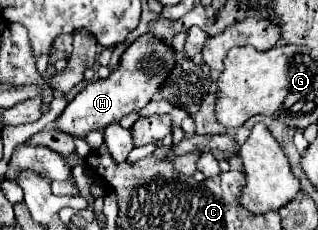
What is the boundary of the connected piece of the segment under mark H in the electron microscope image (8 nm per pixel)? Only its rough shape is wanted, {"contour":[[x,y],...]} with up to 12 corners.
{"contour":[[140,36],[56,120],[74,138],[150,102],[176,54]]}

